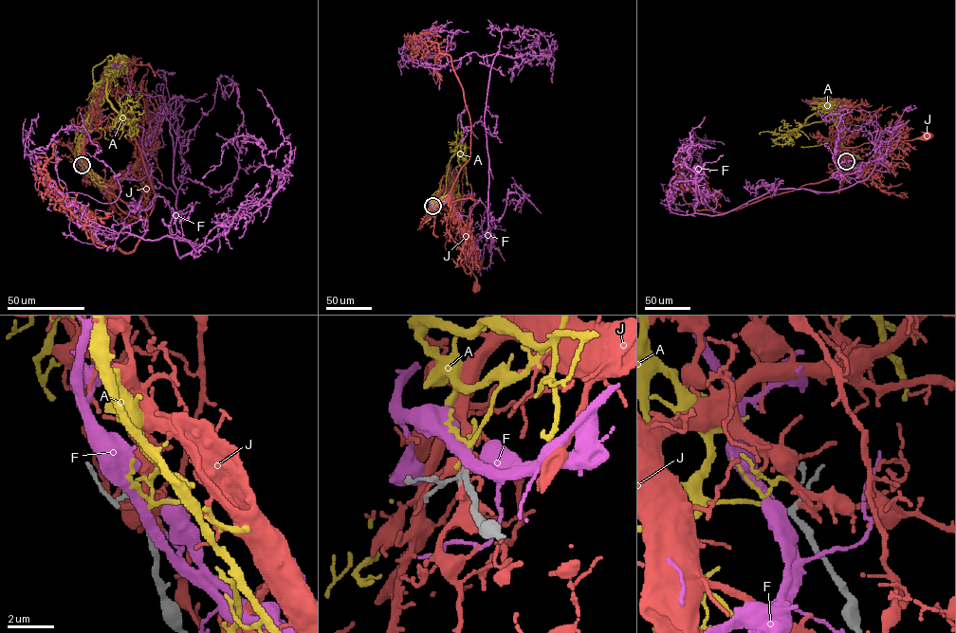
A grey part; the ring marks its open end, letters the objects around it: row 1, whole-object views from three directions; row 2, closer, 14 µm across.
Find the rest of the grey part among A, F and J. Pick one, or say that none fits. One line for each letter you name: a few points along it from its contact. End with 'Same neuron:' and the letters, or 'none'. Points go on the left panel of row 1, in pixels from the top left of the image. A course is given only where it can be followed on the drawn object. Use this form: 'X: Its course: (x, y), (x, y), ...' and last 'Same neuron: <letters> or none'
A: Its course: (82, 166), (79, 138), (95, 85), (107, 81), (106, 98), (122, 116), (137, 104), (141, 95)
Same neuron: A

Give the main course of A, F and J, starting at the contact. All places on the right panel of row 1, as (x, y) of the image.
A: (846, 161), (843, 161), (837, 143), (840, 129), (836, 115), (816, 112), (792, 132), (801, 126), (826, 120)
F: (846, 161), (846, 188), (697, 213), (706, 182), (680, 140), (725, 144)
J: (847, 161), (841, 159), (838, 192), (841, 177), (835, 165), (836, 146), (856, 147), (927, 135)

